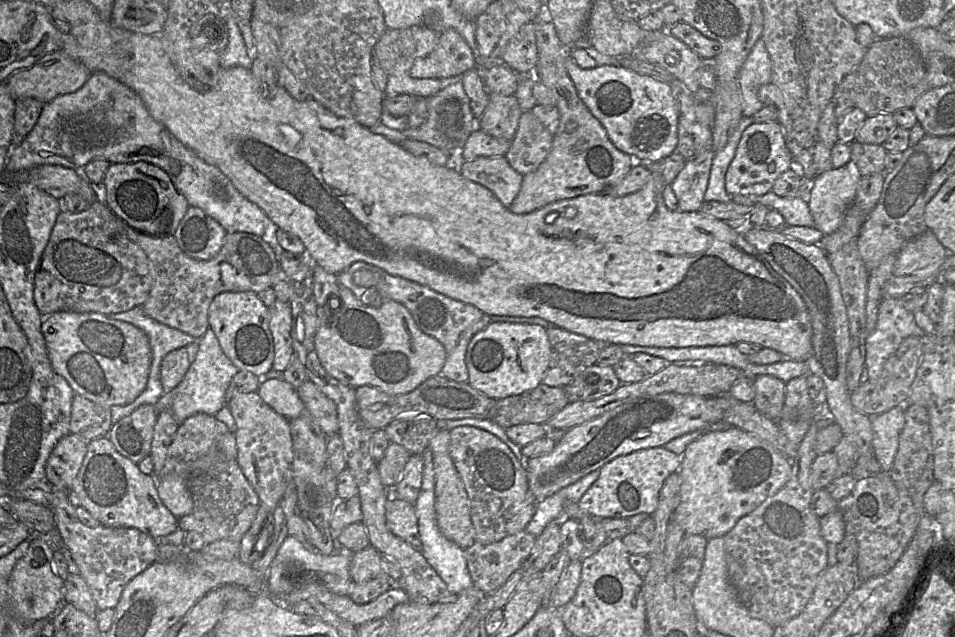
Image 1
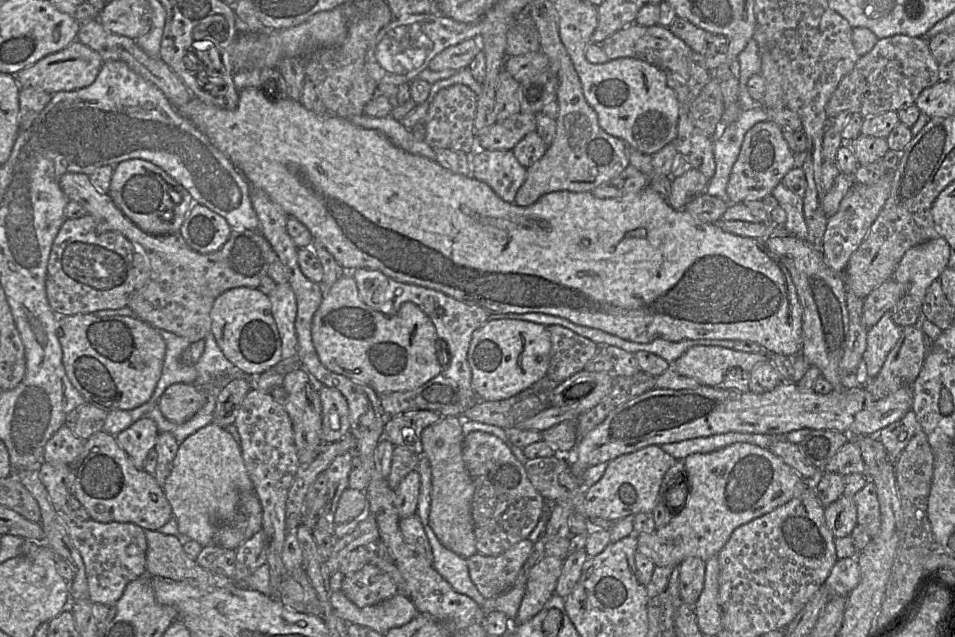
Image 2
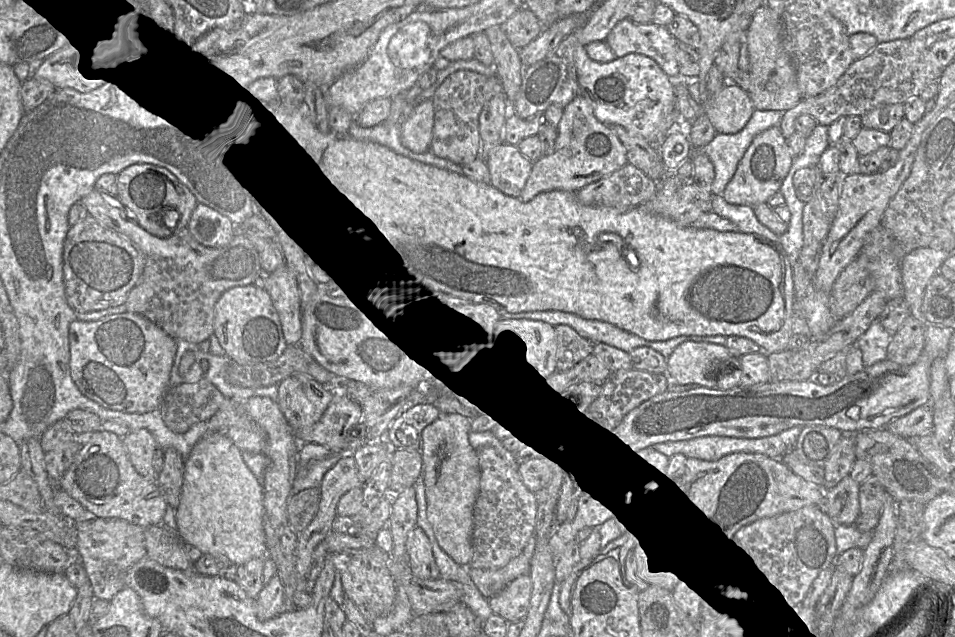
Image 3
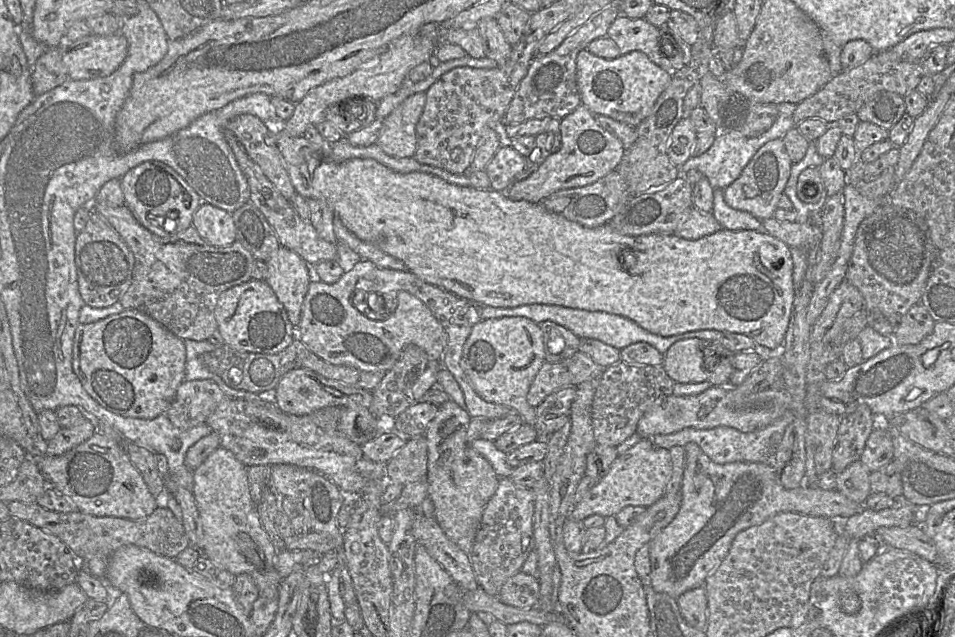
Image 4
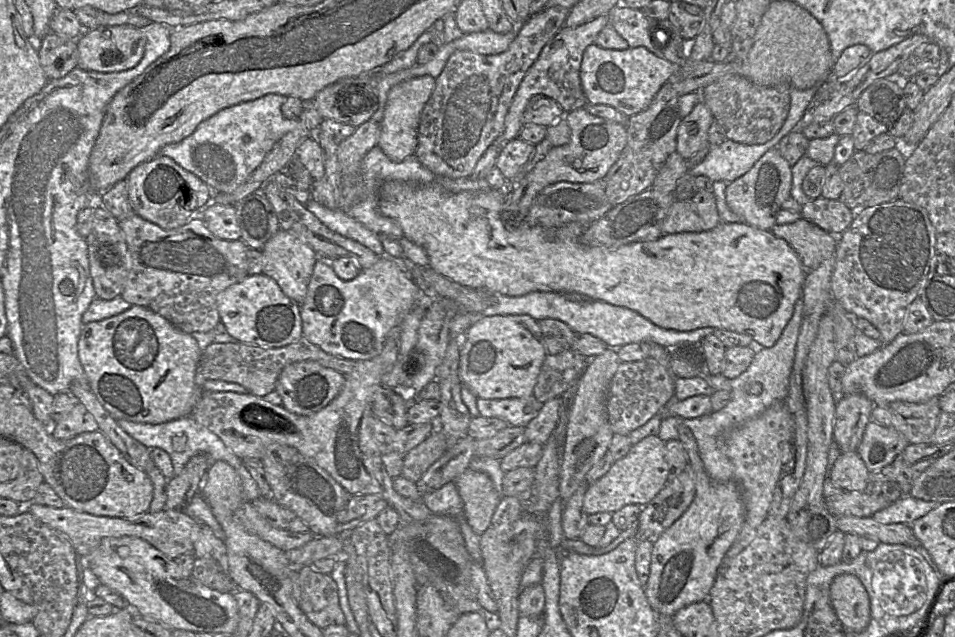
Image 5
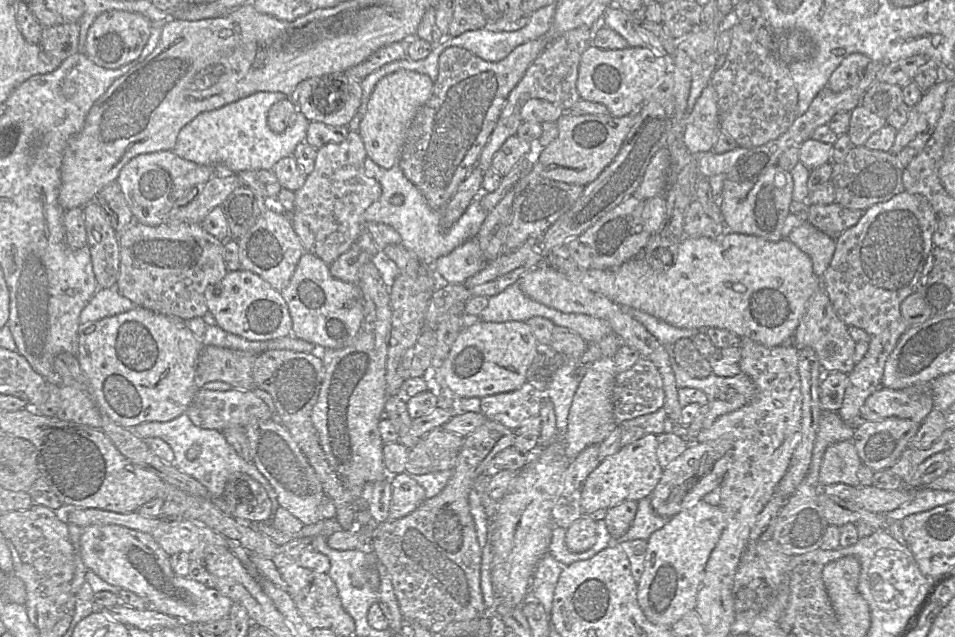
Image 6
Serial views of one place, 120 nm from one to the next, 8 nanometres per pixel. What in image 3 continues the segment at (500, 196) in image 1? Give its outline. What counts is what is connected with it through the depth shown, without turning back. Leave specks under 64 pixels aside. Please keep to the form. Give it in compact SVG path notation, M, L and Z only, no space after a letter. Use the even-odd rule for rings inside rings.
M501 143L485 160L489 171L489 184L505 195L518 197L532 168L515 145Z

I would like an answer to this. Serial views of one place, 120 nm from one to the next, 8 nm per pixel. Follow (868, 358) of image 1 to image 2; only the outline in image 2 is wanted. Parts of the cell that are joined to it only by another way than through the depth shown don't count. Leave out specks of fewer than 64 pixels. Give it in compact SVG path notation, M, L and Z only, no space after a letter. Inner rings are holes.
M891 311L885 312L880 320L868 329L863 360L869 378L880 371L888 353L899 340L902 330L903 327L893 321Z

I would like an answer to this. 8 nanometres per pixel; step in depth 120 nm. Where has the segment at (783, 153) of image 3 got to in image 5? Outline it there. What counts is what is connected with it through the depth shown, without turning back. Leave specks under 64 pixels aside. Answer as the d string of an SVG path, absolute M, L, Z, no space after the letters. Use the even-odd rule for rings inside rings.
M776 147L765 152L742 176L727 183L726 203L743 223L761 230L770 230L776 224L776 217L782 203L790 196L792 182L791 166Z

